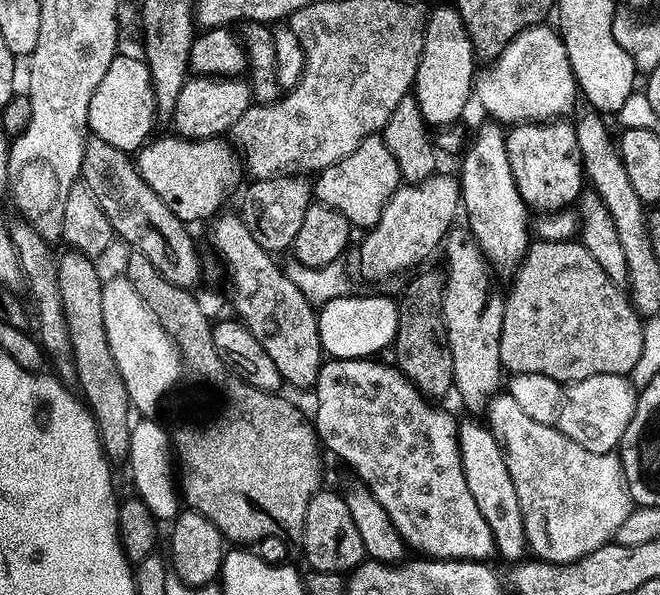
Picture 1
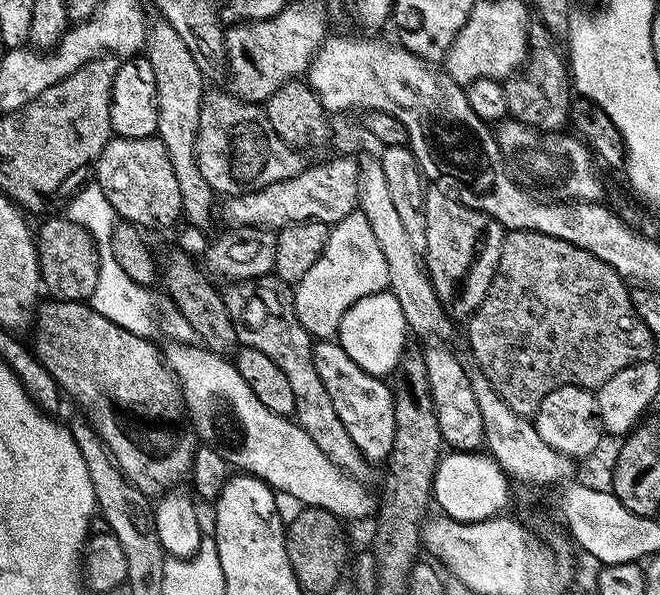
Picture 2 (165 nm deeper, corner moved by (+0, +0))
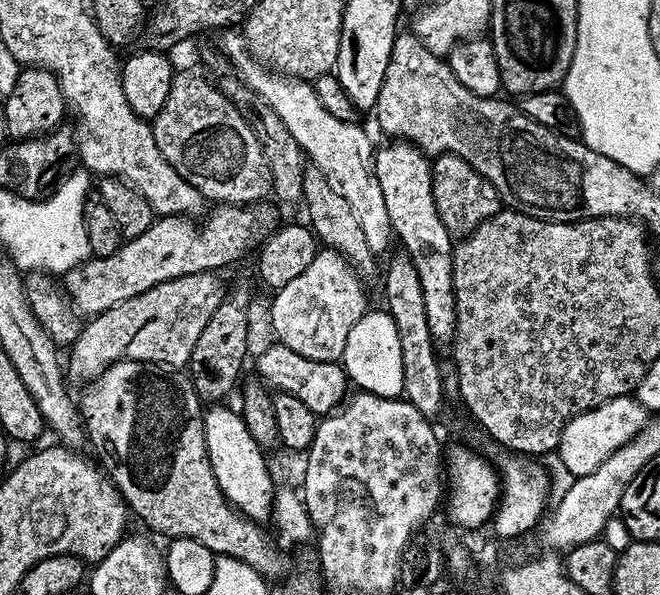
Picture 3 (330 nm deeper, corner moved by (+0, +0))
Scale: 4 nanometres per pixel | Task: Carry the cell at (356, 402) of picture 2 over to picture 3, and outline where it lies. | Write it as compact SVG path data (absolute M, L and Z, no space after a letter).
M276 342L273 345L273 348L266 349L257 358L257 370L255 369L259 379L269 389L294 394L294 398L302 398L302 402L306 402L306 406L310 406L310 410L318 418L328 416L344 404L346 400L344 391L350 388L350 381L339 363L318 362L290 350L290 346L285 344Z

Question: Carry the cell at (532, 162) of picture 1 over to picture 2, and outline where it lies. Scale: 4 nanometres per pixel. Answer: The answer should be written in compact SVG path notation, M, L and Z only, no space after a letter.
M529 27L527 59L515 75L503 81L508 116L539 132L564 132L569 127L568 111L574 92L570 87L569 65L562 52L560 57L556 48L559 48L557 41L553 40L545 28Z

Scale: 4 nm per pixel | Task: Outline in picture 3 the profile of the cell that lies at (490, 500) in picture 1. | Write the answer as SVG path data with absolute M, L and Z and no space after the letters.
M388 142L385 148L376 148L378 186L382 186L382 199L386 201L386 214L390 214L392 235L418 270L422 282L422 299L426 306L426 322L437 345L451 345L456 333L456 303L452 277L454 237L442 226L438 206L434 206L432 165L429 157L414 144Z

